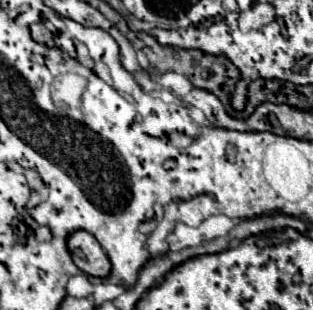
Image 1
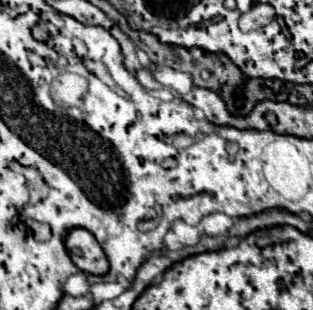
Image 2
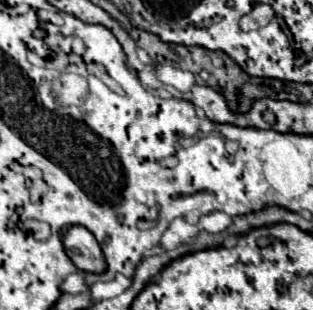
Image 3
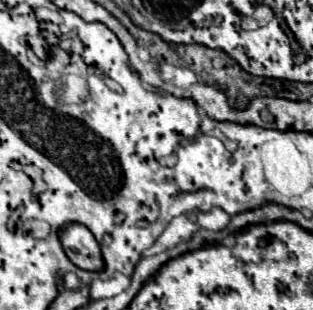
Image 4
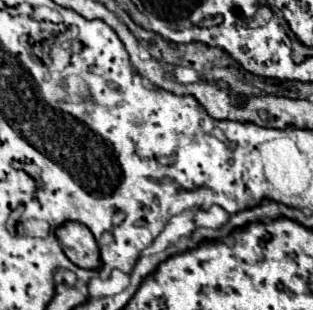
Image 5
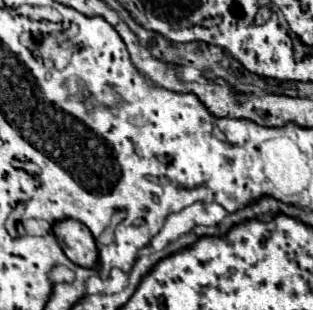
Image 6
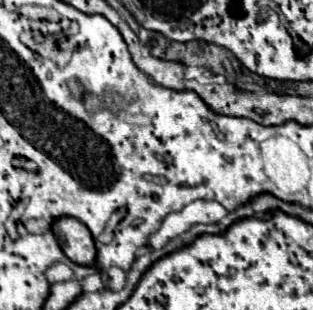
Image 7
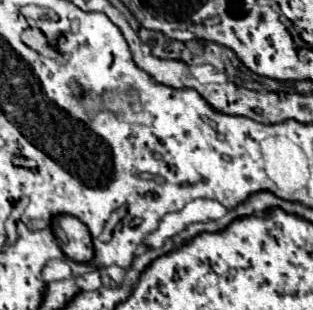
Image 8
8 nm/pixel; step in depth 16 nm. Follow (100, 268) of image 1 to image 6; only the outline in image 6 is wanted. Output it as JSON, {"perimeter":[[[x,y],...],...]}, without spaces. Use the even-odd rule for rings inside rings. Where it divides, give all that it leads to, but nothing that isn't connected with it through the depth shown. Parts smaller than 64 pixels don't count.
{"perimeter":[[[60,220],[54,224],[54,234],[64,254],[78,266],[92,268],[98,262],[98,248],[92,232],[78,220]]]}

